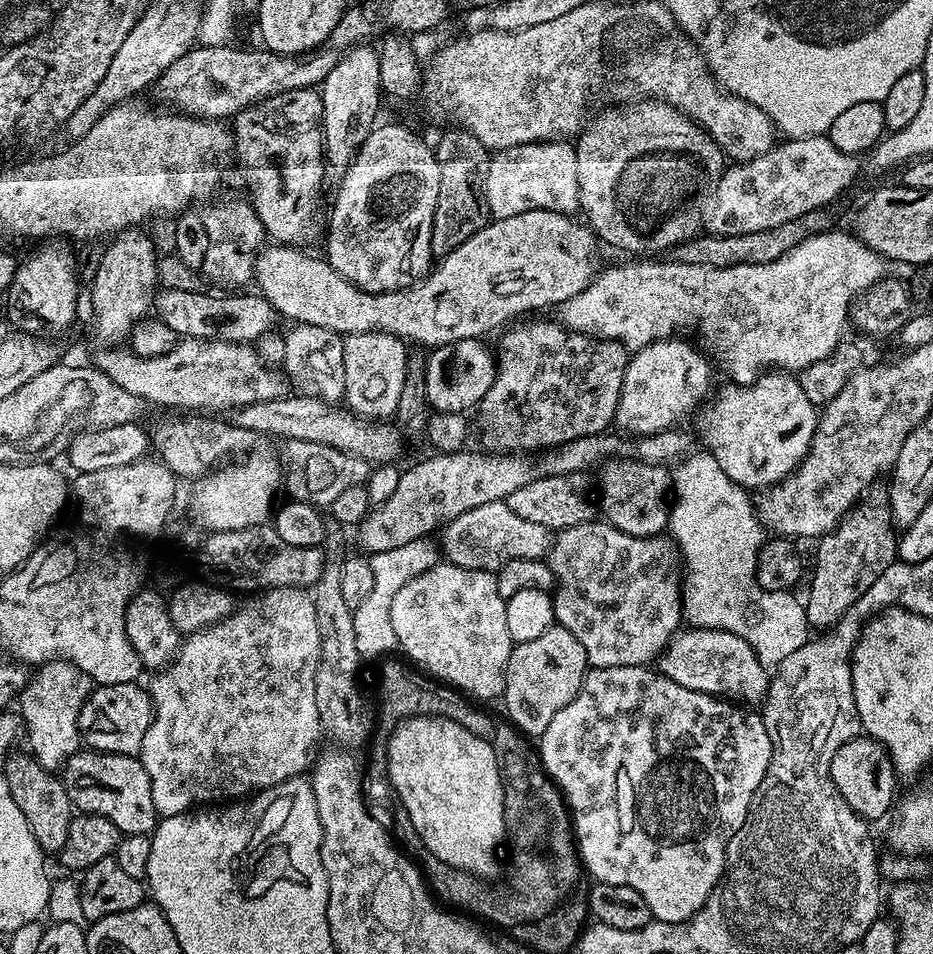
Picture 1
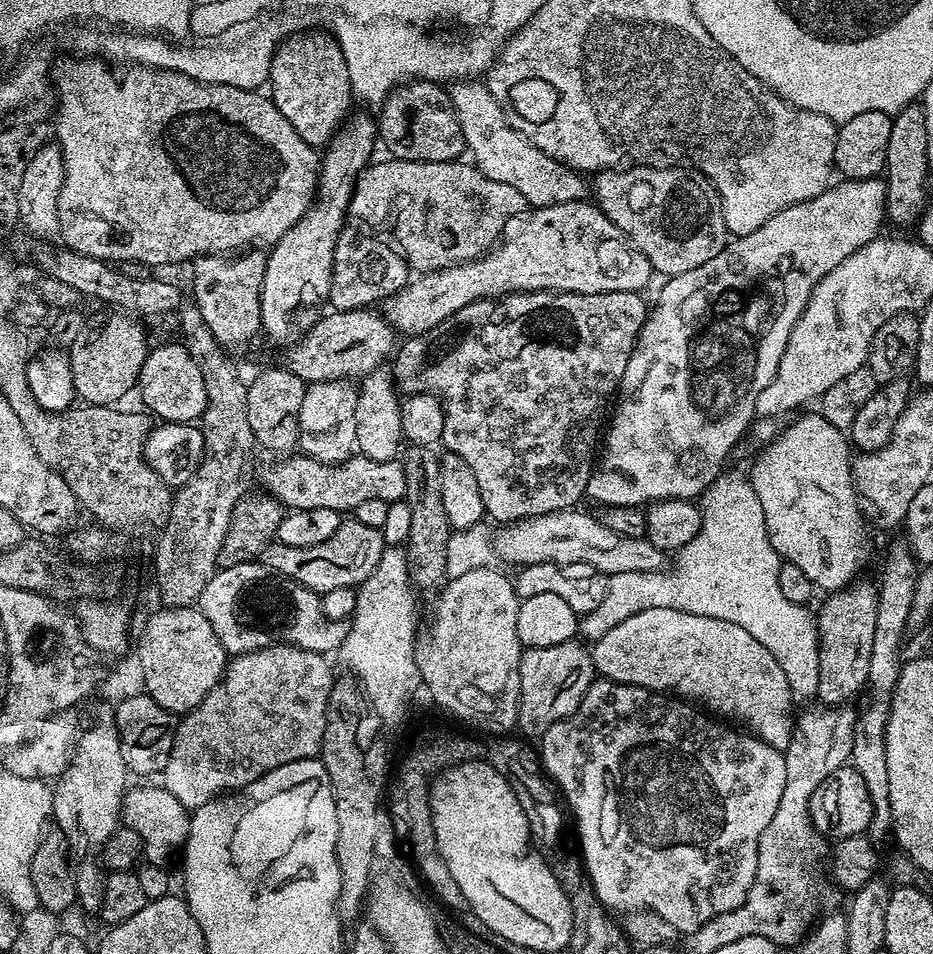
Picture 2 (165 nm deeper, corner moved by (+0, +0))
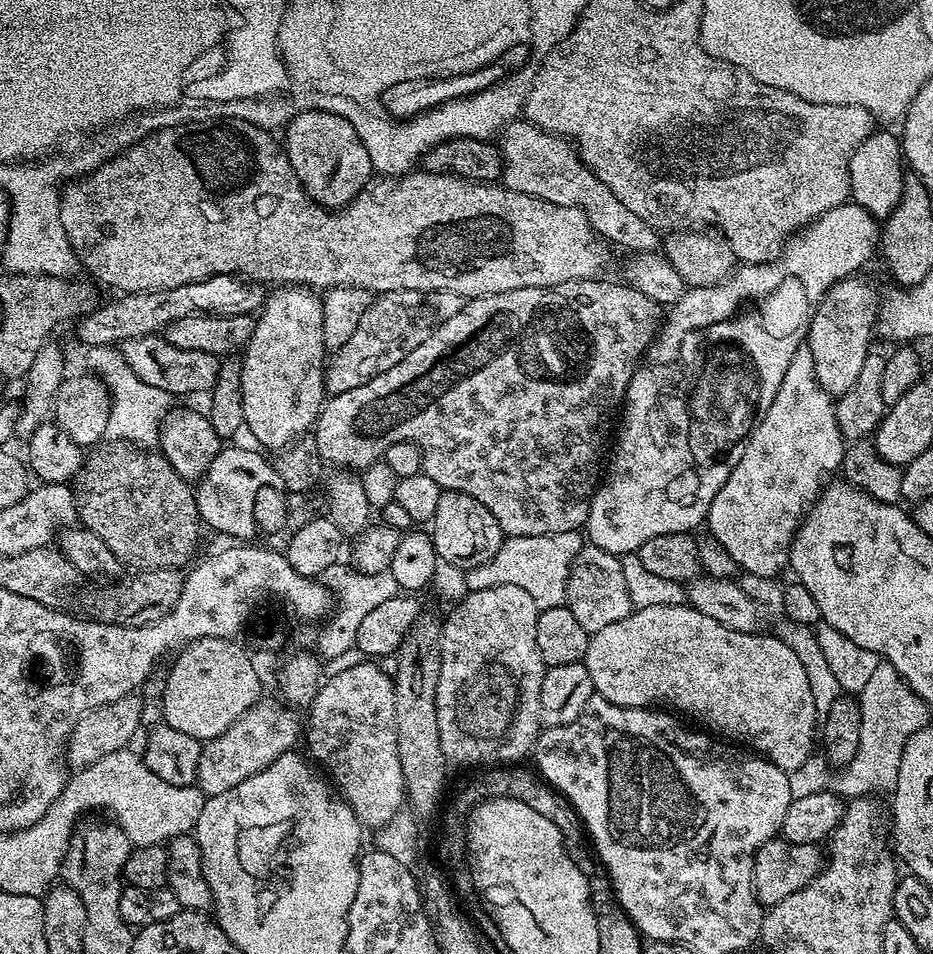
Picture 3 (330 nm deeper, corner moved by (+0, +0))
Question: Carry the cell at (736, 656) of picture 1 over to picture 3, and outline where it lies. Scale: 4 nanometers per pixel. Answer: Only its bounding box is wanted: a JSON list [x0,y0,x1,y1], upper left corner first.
[582,603,818,773]

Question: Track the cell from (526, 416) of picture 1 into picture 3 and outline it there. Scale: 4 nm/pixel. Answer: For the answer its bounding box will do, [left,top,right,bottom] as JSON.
[314,278,662,537]

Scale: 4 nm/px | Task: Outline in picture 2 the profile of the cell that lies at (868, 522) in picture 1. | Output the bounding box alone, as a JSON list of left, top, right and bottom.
[816,582,878,706]

